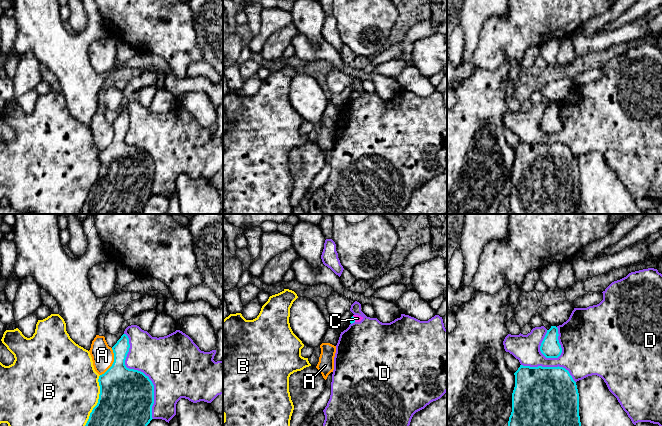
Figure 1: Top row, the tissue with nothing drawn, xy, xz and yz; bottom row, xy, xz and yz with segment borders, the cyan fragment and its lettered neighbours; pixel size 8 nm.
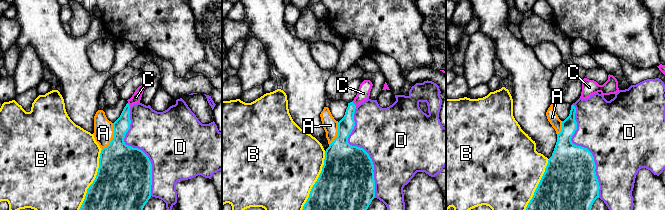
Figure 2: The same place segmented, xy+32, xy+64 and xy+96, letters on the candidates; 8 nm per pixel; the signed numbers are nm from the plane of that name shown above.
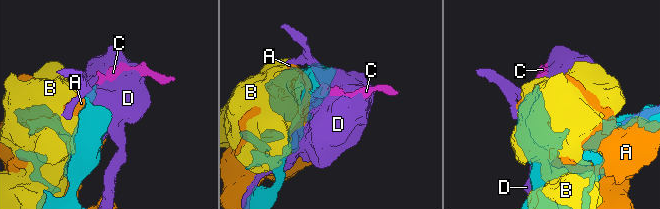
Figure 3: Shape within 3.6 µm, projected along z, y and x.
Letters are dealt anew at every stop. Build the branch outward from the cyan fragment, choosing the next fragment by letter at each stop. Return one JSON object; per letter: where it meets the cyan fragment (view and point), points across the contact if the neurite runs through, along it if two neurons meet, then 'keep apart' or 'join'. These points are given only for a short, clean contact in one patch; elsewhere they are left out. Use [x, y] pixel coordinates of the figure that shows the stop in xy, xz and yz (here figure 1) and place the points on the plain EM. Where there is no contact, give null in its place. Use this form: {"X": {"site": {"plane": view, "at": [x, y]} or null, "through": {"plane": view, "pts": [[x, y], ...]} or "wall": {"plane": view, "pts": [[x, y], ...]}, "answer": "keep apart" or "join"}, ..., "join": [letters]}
{"A": {"site": {"plane": "xy", "at": [113, 138]}, "answer": "keep apart"}, "B": {"site": {"plane": "xy", "at": [95, 182]}, "answer": "keep apart"}, "C": {"site": {"plane": "xz", "at": [354, 95]}, "through": {"plane": "xz", "pts": [[352, 95], [354, 95], [357, 94]]}, "answer": "join"}, "D": {"site": {"plane": "xy", "at": [140, 147]}, "answer": "keep apart"}, "join": ["C"]}

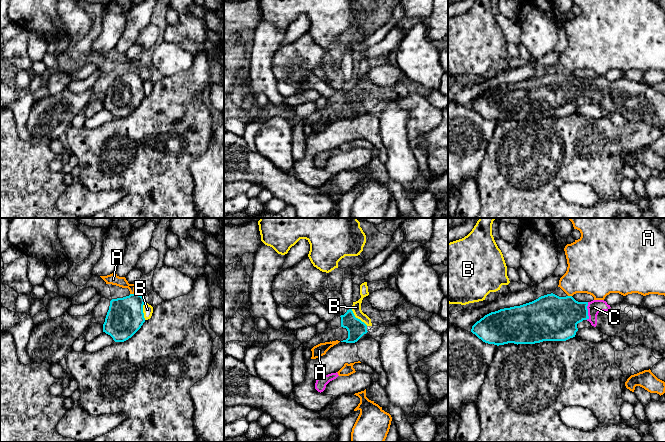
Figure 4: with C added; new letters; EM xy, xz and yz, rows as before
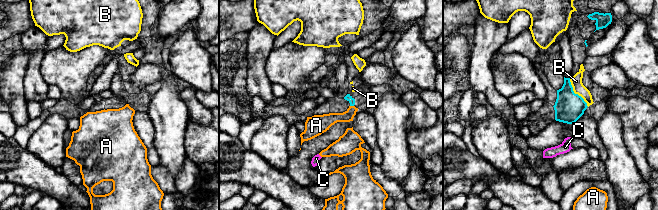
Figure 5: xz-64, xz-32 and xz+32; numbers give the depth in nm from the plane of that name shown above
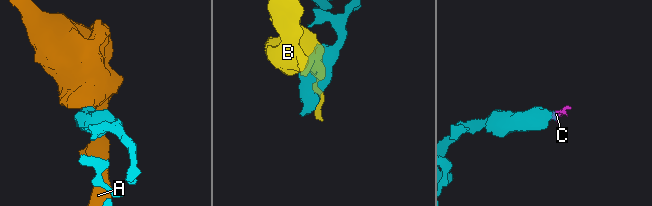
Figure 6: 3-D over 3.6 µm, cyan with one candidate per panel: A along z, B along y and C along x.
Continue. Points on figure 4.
{"A": {"site": {"plane": "xy", "at": [133, 70]}, "wall": {"plane": "xy", "pts": [[130, 69], [135, 70]]}, "answer": "keep apart"}, "B": {"site": {"plane": "xz", "at": [357, 94]}, "answer": "keep apart"}, "C": {"site": {"plane": "yz", "at": [587, 87]}, "answer": "join"}, "join": ["C"]}

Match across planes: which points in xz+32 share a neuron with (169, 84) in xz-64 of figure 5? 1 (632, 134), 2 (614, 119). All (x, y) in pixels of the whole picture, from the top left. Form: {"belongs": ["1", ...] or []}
{"belongs": ["2"]}

